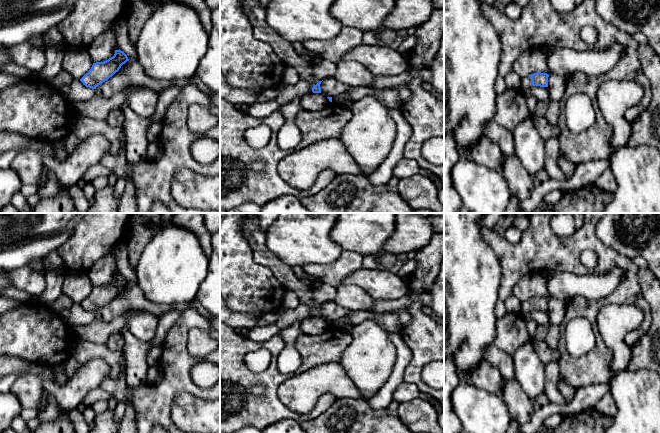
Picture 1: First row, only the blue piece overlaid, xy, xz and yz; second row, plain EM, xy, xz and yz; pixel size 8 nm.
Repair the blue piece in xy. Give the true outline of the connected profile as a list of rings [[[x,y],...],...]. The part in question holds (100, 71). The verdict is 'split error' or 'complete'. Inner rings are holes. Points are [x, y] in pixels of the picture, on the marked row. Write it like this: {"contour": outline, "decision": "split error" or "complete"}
{"contour": [[[115,50],[113,57],[104,62],[93,63],[91,69],[80,79],[89,88],[95,89],[107,79],[119,71],[121,66],[129,61],[127,55],[119,50]]], "decision": "complete"}

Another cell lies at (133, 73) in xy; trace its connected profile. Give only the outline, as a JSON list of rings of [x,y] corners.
[[[132,60],[112,77],[96,87],[95,95],[109,98],[130,85],[144,86],[157,94],[177,86],[172,80],[156,80],[147,76],[140,63],[137,60]]]

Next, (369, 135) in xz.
[[[369,95],[354,101],[351,109],[353,116],[343,128],[339,139],[364,175],[369,176],[388,156],[397,135],[397,125],[390,116],[389,108],[375,96]]]

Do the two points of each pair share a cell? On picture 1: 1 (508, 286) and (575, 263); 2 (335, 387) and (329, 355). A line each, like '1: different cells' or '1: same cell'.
1: same cell
2: different cells

